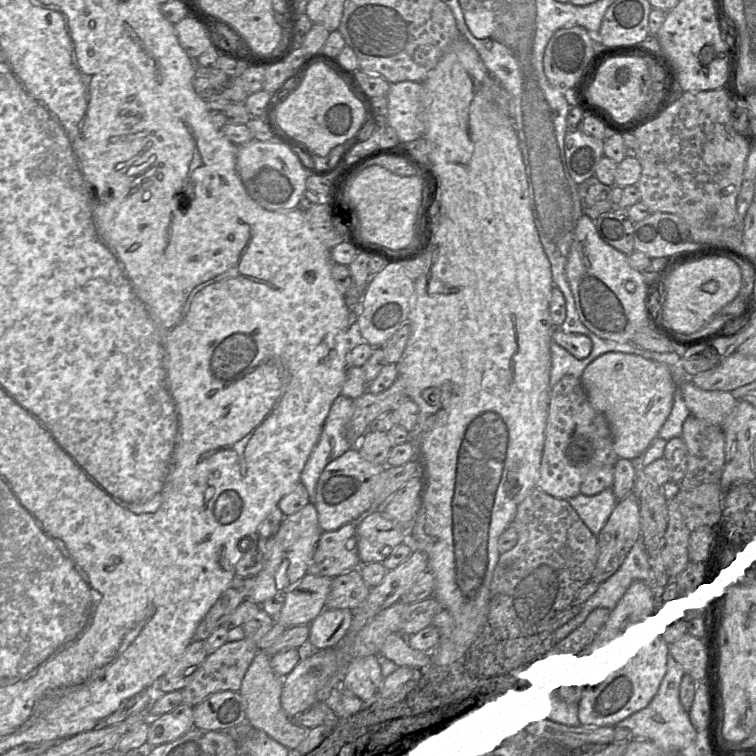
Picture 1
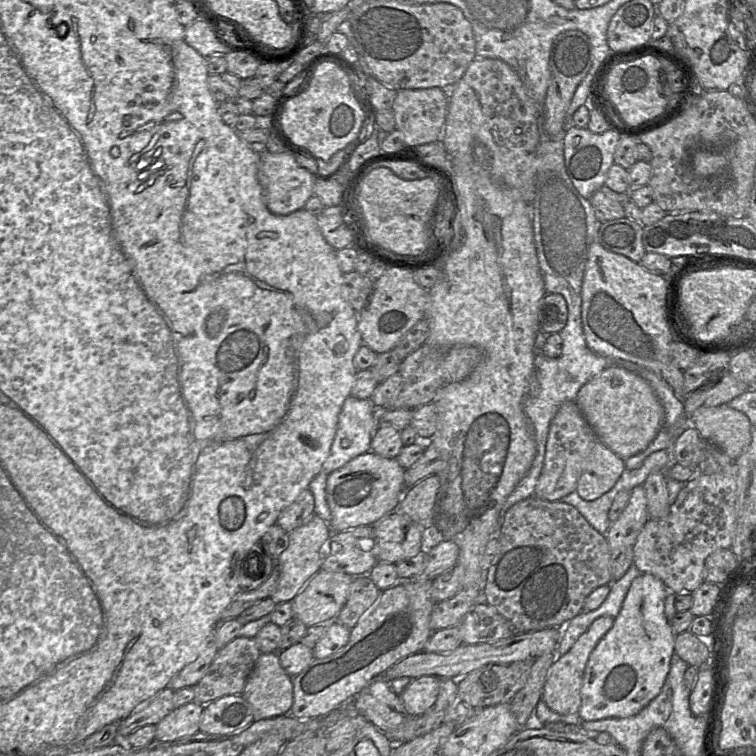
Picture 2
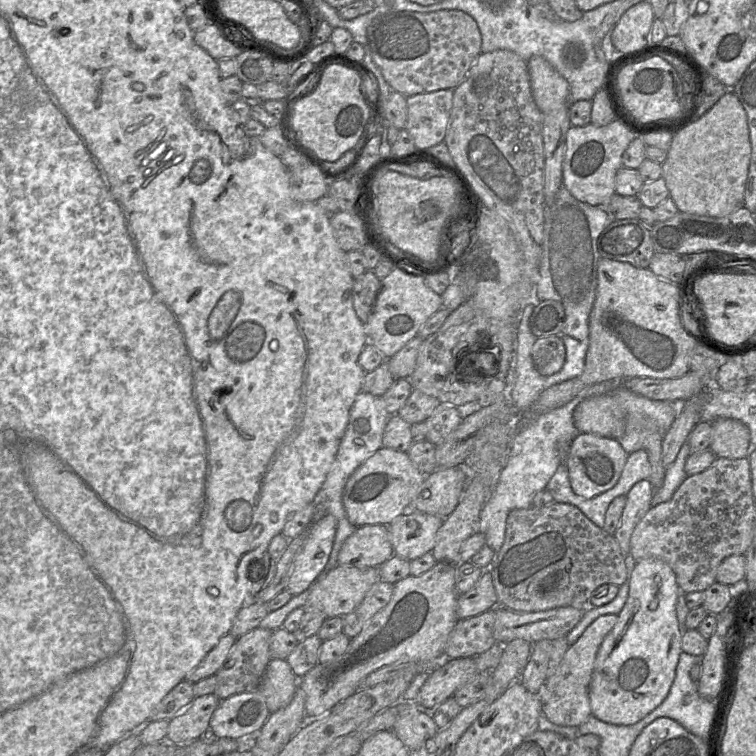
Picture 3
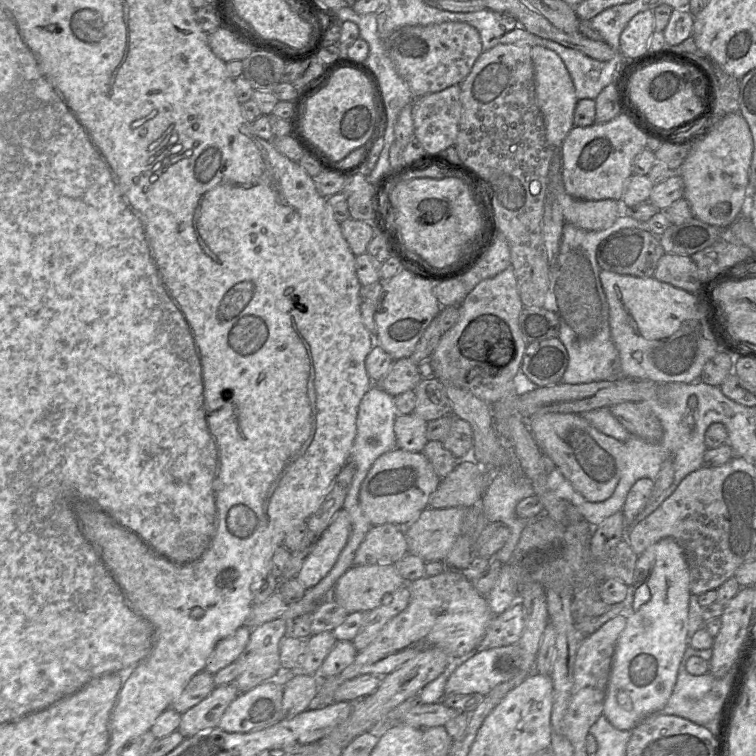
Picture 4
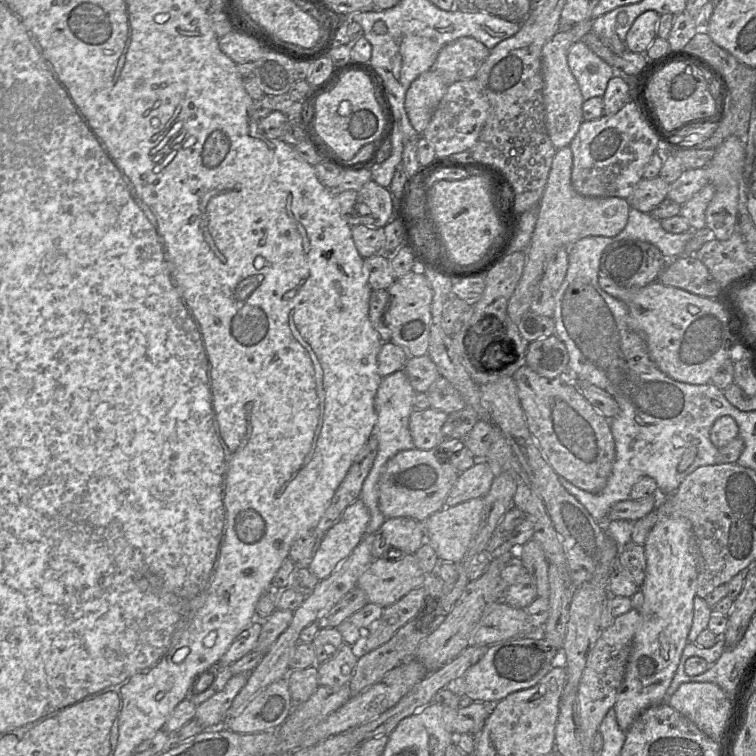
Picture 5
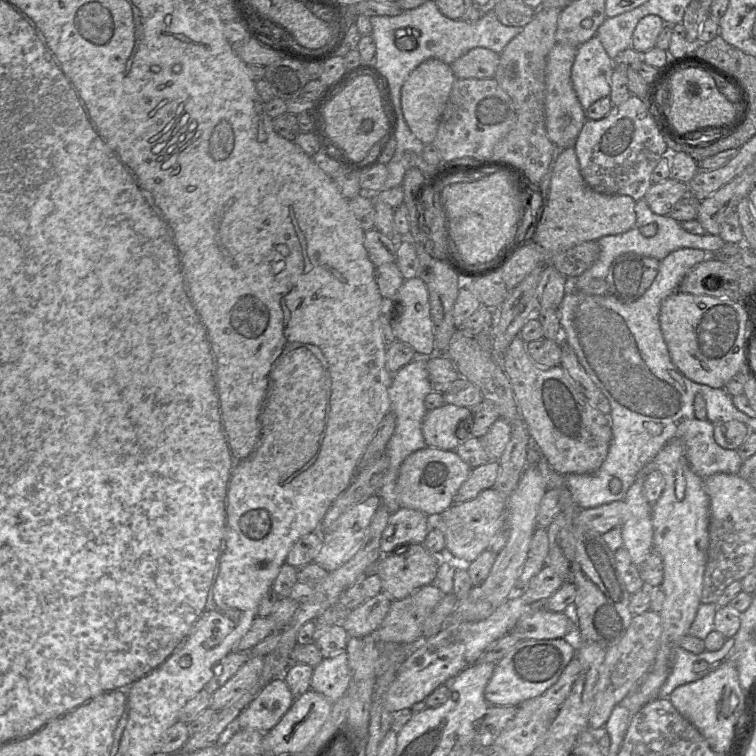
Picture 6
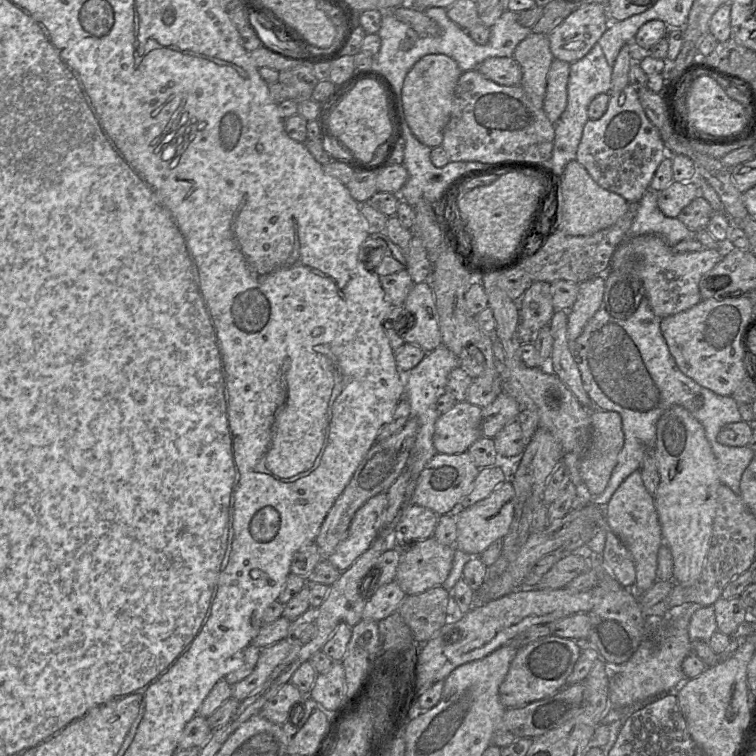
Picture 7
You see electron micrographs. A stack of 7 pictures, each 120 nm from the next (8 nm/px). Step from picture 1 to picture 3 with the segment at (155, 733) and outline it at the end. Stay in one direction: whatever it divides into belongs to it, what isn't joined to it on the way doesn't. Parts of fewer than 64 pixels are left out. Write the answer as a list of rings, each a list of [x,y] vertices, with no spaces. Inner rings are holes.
[[[214,693],[195,697],[169,720],[167,739],[173,743],[188,743],[208,733],[211,716],[220,702]]]

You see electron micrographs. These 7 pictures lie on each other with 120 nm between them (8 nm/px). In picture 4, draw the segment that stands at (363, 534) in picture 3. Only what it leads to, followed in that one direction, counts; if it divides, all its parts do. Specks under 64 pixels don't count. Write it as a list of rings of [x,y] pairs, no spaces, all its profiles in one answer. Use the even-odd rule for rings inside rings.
[[[395,524],[372,526],[356,551],[353,564],[390,565],[408,553],[403,528]]]

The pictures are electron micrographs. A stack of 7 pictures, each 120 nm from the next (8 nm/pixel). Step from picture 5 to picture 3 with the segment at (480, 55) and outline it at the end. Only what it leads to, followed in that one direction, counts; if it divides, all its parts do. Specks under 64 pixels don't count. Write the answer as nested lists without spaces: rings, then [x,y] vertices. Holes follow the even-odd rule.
[[[461,10],[430,13],[397,11],[378,16],[367,28],[375,64],[391,86],[405,97],[455,89],[481,54],[482,37],[476,21]]]

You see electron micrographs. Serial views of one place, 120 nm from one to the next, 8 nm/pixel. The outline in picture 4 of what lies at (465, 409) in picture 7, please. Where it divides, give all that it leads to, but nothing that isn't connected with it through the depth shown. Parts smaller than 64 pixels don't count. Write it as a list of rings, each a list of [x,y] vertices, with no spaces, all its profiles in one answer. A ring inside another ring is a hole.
[[[414,413],[398,415],[394,422],[398,448],[410,452],[421,452],[428,442],[427,423]]]

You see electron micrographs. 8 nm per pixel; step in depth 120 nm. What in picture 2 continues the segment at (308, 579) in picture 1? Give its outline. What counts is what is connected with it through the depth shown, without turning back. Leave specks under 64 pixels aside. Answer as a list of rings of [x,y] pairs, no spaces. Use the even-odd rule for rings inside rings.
[[[320,569],[293,598],[293,618],[307,627],[336,620],[346,604],[354,577]]]

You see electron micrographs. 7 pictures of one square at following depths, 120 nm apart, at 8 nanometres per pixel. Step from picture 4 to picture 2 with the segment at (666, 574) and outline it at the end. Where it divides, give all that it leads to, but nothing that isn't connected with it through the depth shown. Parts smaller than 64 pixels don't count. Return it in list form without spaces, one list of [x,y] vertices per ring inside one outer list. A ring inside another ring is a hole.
[[[642,573],[633,580],[612,628],[590,654],[580,692],[581,706],[578,714],[582,720],[633,716],[661,692],[670,670],[671,658],[675,654],[676,637],[664,612],[666,596],[666,585],[651,574]]]

